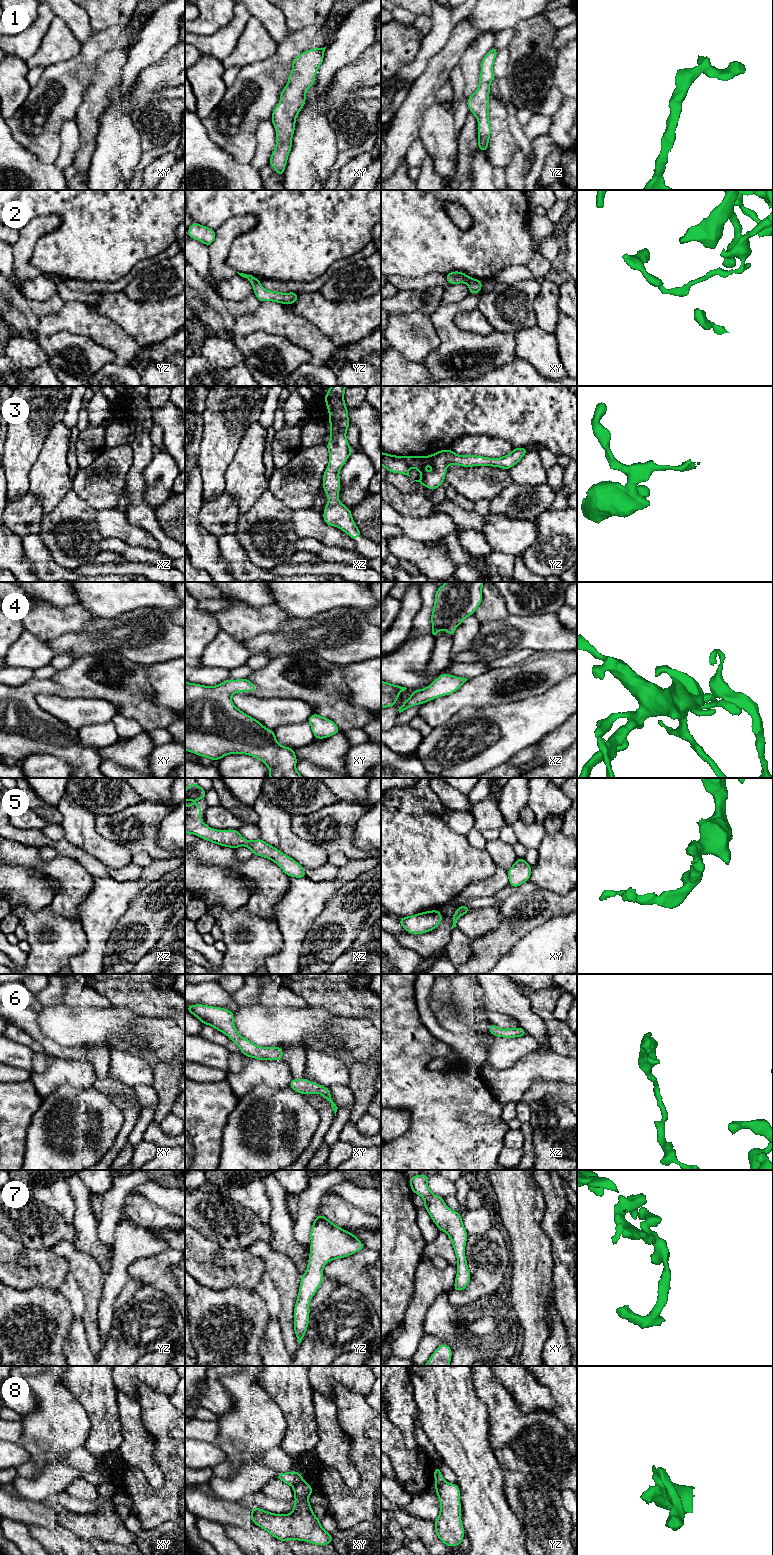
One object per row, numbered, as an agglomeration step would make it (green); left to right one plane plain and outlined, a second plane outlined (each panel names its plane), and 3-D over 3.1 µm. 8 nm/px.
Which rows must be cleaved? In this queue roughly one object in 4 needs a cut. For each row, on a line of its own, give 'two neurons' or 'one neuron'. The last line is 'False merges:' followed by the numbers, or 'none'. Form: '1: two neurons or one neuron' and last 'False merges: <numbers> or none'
1: one neuron
2: one neuron
3: one neuron
4: one neuron
5: one neuron
6: one neuron
7: one neuron
8: two neurons
False merges: 8

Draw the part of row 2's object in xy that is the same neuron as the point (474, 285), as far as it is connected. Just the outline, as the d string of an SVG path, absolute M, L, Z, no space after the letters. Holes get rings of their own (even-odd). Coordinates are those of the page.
M454 271L446 275L448 284L466 283L469 287L470 294L477 294L481 291L482 281L469 277L467 274Z

